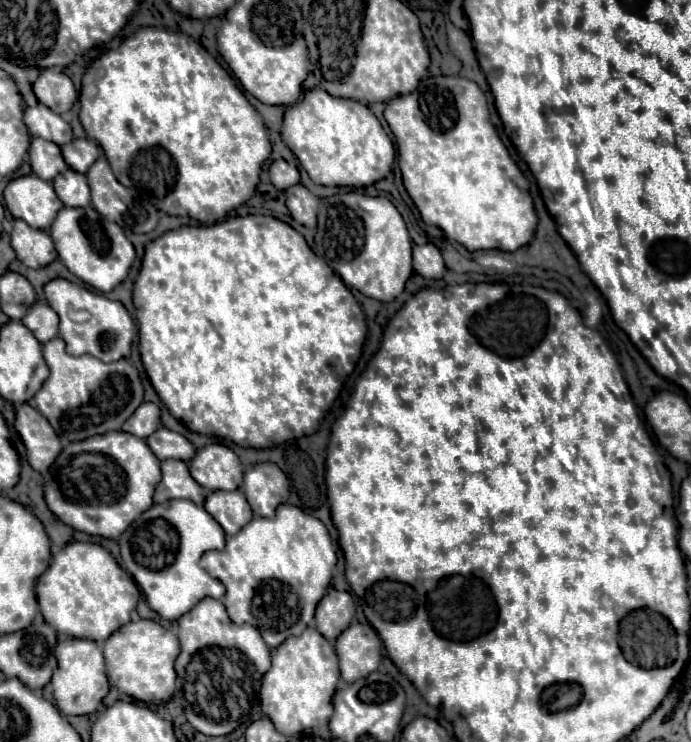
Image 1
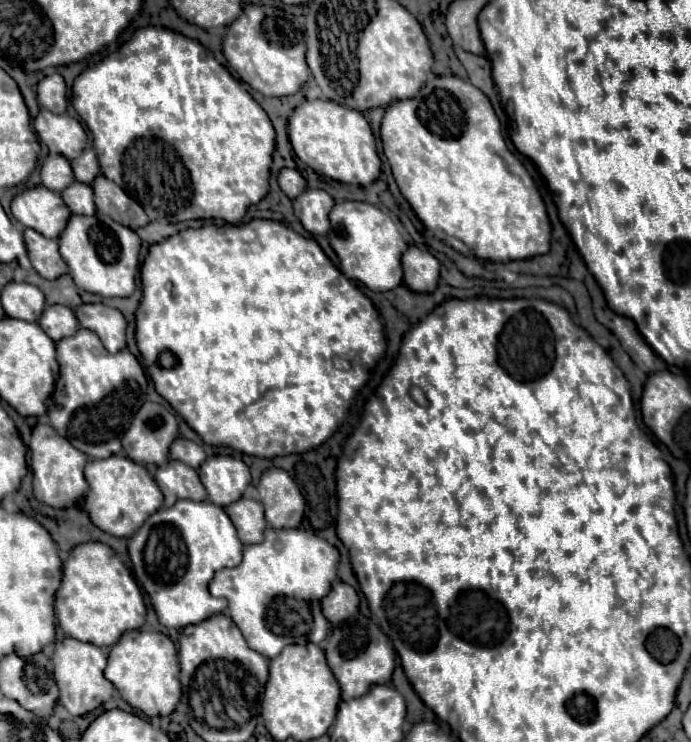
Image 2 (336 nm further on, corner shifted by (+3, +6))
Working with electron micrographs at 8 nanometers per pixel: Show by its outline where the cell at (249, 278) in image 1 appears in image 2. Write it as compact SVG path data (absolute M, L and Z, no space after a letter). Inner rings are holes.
M251 220L245 226L203 226L183 230L155 246L151 246L149 256L141 268L143 280L143 298L137 308L137 346L147 366L147 372L155 384L155 390L173 406L173 410L207 442L215 446L229 446L237 452L275 458L287 454L303 454L321 446L333 436L339 424L345 420L347 410L351 408L355 394L367 384L369 368L385 354L387 342L383 334L383 324L373 302L349 280L345 274L325 256L321 246L315 240L307 240L287 228L281 222L273 220Z

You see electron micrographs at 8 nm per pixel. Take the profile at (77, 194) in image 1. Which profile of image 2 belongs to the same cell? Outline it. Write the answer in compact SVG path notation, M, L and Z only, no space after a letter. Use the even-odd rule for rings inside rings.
M73 182L65 192L61 192L61 198L69 206L73 214L81 216L93 216L95 214L95 200L93 200L93 190L87 184Z

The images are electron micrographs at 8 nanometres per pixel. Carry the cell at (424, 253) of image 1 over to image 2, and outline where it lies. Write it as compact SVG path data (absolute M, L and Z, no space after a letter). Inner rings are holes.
M411 246L405 256L401 256L403 282L409 290L431 294L437 288L439 280L439 262L425 250Z

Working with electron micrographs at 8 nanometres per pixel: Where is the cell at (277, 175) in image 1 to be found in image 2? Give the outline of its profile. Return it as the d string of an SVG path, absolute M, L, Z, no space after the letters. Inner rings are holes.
M283 168L279 172L279 186L293 200L293 198L297 198L307 188L307 182L305 182L305 178L297 170Z

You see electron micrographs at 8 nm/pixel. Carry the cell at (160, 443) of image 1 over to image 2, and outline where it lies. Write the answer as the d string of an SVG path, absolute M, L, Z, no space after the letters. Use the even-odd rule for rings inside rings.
M179 438L179 440L173 442L169 456L171 456L173 460L181 460L181 462L189 464L191 468L199 468L199 466L203 464L203 460L207 458L201 446L197 446L197 444L191 442L191 440L185 440L185 438Z

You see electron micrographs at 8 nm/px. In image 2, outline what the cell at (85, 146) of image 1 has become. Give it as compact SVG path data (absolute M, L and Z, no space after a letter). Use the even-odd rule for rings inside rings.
M87 148L77 160L71 160L71 168L73 168L77 182L91 184L95 180L95 176L99 174L99 162L97 162L95 150Z

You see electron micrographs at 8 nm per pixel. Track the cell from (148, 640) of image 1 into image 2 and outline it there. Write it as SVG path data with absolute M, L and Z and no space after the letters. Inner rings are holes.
M137 630L127 632L109 652L109 664L105 668L105 678L119 690L121 698L141 710L145 716L169 716L179 698L179 660L177 648L169 636L153 630Z

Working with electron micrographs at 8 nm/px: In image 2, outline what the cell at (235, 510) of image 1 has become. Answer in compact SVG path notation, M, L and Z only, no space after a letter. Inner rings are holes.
M241 498L237 504L229 504L225 508L227 516L237 528L239 540L243 544L259 544L263 540L263 532L267 528L267 522L263 518L263 506L261 502L253 498Z

